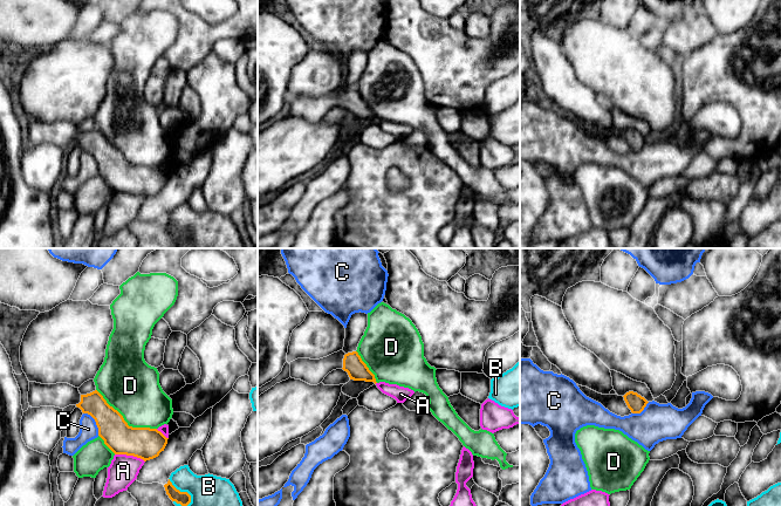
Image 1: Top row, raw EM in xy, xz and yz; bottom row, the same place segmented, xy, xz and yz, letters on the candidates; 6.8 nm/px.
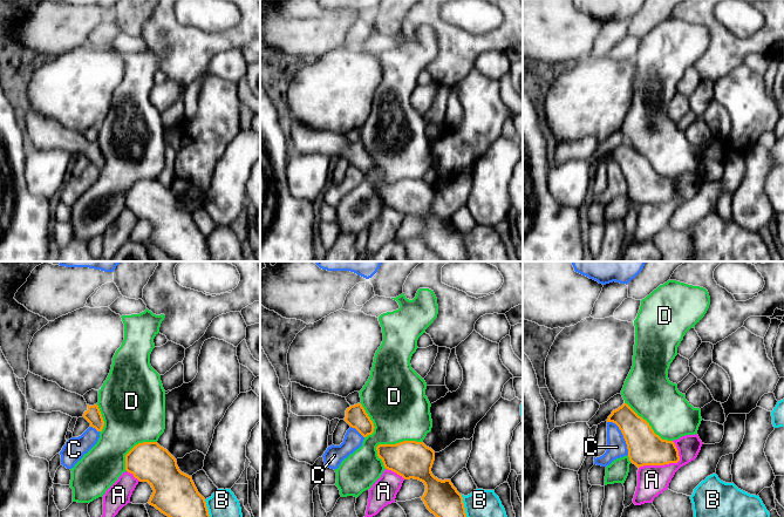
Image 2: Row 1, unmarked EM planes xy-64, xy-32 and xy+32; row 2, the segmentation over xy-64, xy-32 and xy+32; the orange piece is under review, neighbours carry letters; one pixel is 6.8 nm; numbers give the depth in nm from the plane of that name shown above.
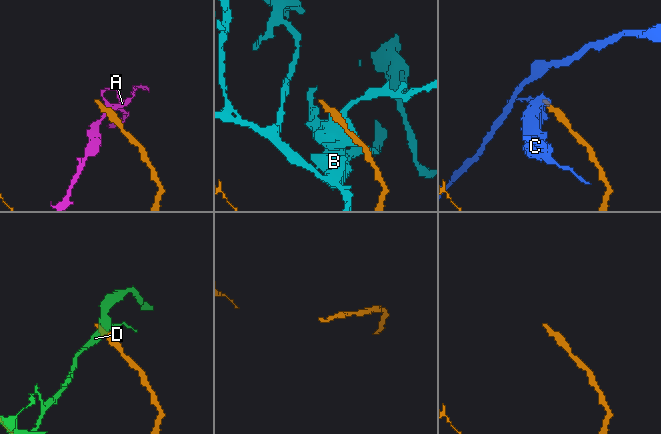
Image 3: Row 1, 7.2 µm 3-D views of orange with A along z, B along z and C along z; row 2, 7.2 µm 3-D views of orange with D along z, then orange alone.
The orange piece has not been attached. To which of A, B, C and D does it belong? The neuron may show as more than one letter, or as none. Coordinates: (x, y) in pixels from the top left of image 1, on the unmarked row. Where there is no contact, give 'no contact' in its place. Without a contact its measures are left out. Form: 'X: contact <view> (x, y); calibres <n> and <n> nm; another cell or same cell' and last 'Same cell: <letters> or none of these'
A: contact xy (130, 192); calibres 220 and 200 nm; another cell
B: contact xy (184, 230); calibres 90 and 360 nm; another cell
C: contact xy (95, 158); calibres 200 and 130 nm; another cell
D: contact xy (124, 158); calibres 220 and 380 nm; another cell
Same cell: none of these

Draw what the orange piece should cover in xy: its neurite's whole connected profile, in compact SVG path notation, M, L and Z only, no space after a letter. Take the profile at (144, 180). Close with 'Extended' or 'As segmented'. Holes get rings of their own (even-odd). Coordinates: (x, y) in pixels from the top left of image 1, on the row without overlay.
M29 119L28 141L32 145L64 146L76 143L95 157L98 173L115 192L133 193L146 199L158 194L167 182L169 176L157 166L129 164L97 128L81 132L78 125L68 121Z. Extended

